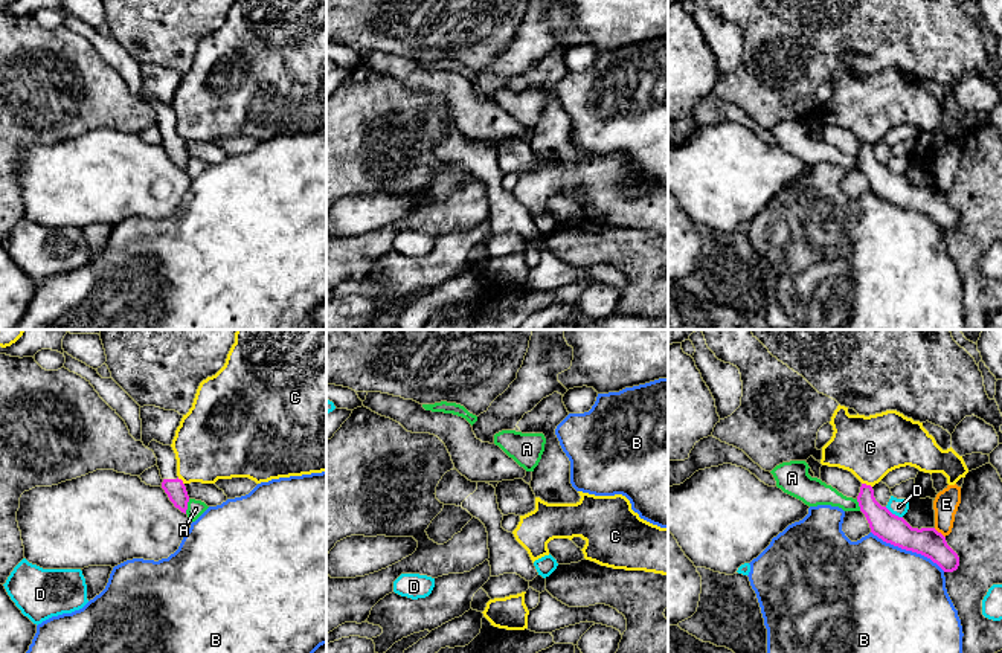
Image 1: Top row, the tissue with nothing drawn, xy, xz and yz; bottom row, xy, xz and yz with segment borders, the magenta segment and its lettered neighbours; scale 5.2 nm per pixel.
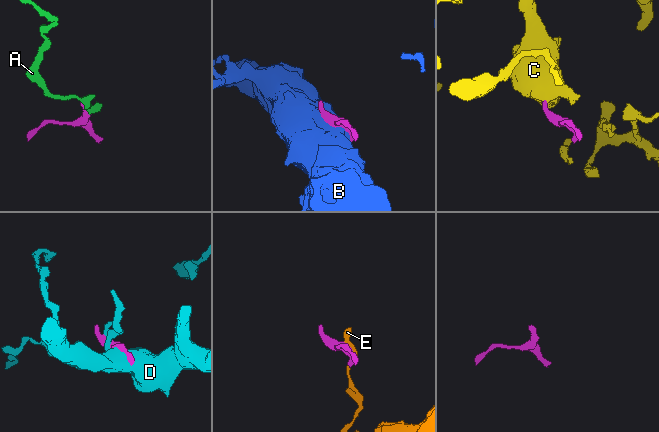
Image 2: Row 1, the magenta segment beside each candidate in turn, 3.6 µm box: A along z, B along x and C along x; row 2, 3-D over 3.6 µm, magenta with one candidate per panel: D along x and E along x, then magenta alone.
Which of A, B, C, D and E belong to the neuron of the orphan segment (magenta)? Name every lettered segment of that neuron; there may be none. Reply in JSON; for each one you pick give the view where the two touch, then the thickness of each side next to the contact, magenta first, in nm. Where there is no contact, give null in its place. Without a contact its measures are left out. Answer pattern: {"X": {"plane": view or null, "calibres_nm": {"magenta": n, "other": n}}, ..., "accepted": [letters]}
{"accepted": []}

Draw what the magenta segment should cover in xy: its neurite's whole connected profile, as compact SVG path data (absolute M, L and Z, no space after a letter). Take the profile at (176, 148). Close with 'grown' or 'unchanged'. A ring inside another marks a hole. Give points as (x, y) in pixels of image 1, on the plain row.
M153 98L146 107L153 108L157 116L156 124L159 125L163 137L162 146L174 165L186 172L189 154L183 139L177 134L177 117L172 105Z; grown

